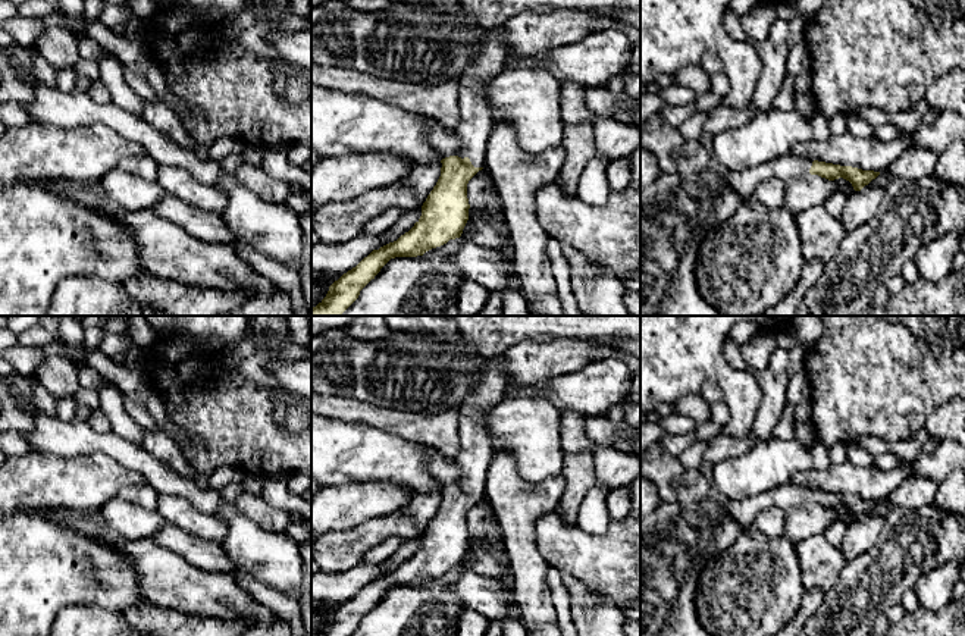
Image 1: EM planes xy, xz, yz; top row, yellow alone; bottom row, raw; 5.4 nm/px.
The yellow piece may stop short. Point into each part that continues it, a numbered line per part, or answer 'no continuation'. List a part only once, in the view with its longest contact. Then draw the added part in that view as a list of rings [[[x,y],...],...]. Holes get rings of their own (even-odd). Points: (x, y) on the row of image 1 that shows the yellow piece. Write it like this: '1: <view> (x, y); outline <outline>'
1: xz (476, 124); outline [[[502,25],[489,31],[477,47],[477,57],[458,79],[460,123],[454,128],[460,145],[474,167],[485,167],[488,140],[494,120],[483,88],[491,78],[505,69],[511,57]]]

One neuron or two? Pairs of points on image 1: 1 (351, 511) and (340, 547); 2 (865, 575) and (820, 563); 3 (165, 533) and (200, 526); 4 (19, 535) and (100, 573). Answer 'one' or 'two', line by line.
1: two
2: two
3: two
4: one

